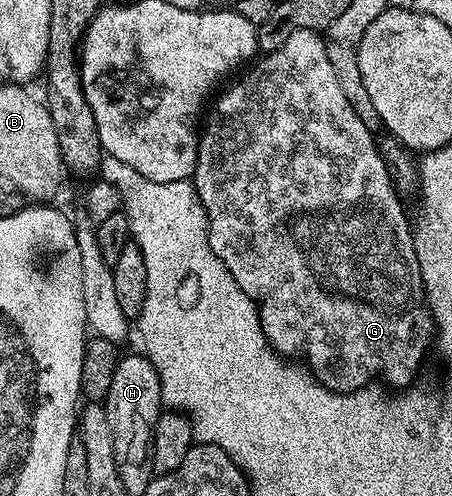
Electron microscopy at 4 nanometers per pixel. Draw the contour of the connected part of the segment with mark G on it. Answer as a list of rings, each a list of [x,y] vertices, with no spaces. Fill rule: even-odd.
[[[305,28],[294,30],[278,51],[267,53],[263,59],[253,72],[246,73],[229,92],[221,94],[212,117],[209,120],[207,117],[200,133],[194,183],[208,215],[210,246],[226,270],[230,270],[234,282],[238,282],[238,286],[249,296],[260,299],[260,325],[268,343],[281,357],[289,358],[295,352],[304,352],[312,375],[333,392],[354,392],[372,382],[375,376],[384,376],[386,383],[393,384],[393,389],[407,389],[415,381],[412,379],[424,360],[428,343],[433,343],[434,325],[432,310],[424,299],[424,283],[416,257],[414,232],[410,224],[408,228],[408,216],[396,197],[398,189],[388,170],[388,163],[380,153],[377,137],[372,137],[373,129],[368,128],[362,118],[358,118],[354,106],[350,106],[350,101],[346,99],[346,93],[334,74],[334,66],[330,66],[328,44],[320,32]]]

